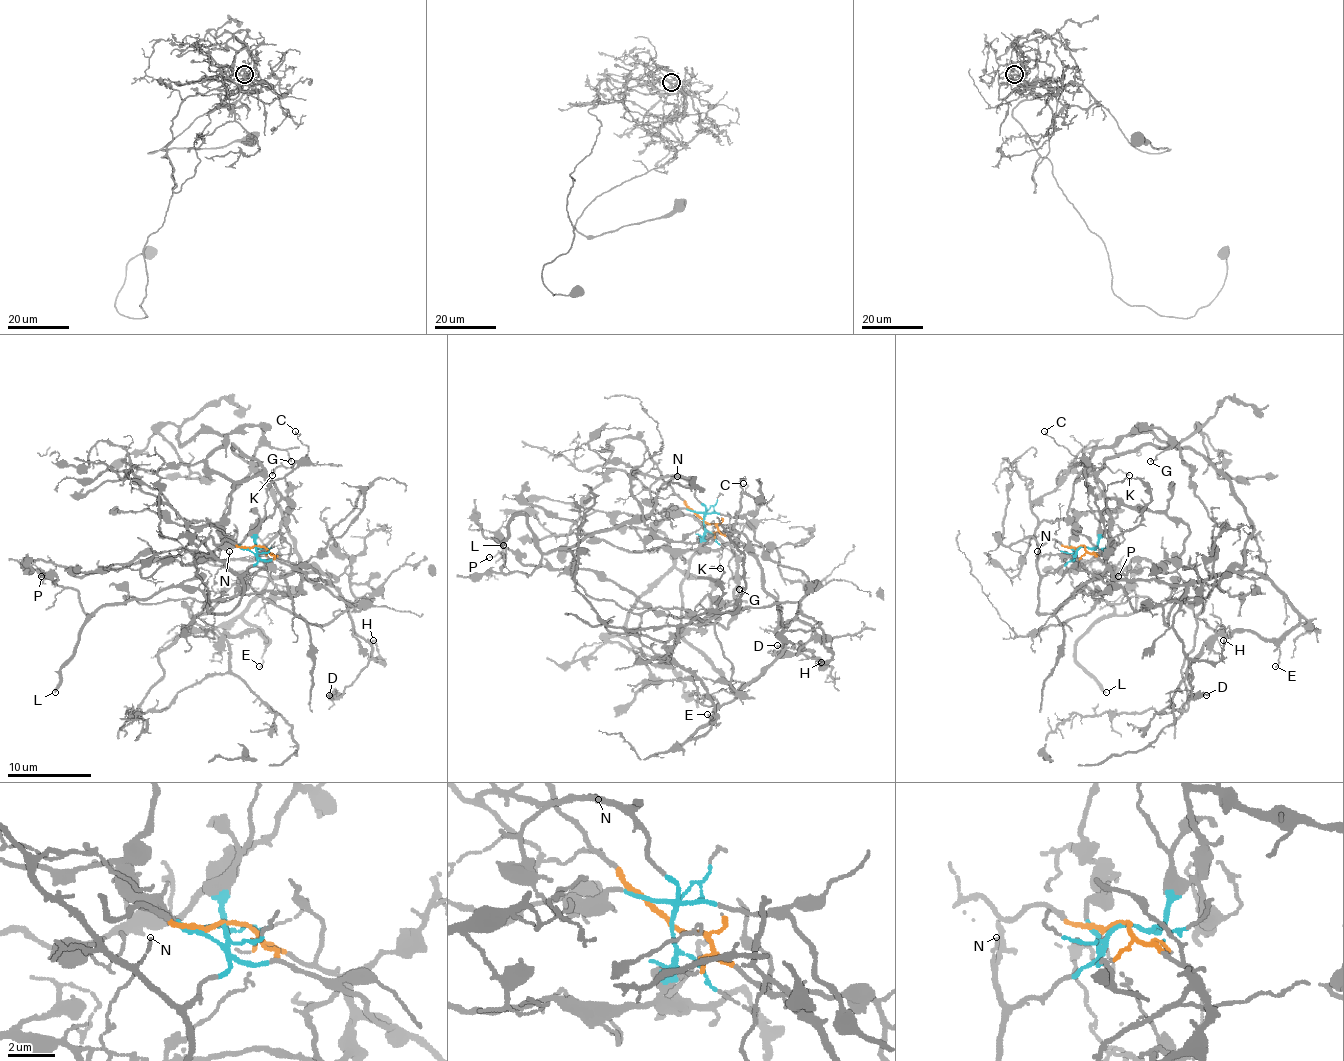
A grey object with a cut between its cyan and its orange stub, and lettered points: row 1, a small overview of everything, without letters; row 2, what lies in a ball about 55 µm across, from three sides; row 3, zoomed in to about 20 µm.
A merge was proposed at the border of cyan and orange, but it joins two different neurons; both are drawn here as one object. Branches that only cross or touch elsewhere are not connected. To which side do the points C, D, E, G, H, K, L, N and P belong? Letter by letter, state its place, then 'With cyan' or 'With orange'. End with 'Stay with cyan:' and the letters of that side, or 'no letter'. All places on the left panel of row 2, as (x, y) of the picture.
C: Place: (295, 431). With cyan
D: Place: (329, 695). With orange
E: Place: (259, 666). With orange
G: Place: (291, 461). With orange
H: Place: (373, 640). With orange
K: Place: (272, 475). With cyan
L: Place: (55, 692). With cyan
N: Place: (229, 551). With cyan
P: Place: (41, 576). With cyan
Stay with cyan: C, K, L, N, P

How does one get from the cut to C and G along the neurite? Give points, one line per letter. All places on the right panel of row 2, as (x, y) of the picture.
C: (1082, 545), (1092, 549), (1096, 545), (1098, 526), (1088, 503), (1086, 466), (1044, 430)
G: (1082, 545), (1167, 585), (1244, 564), (1253, 522), (1196, 451), (1075, 480), (1136, 426), (1171, 445), (1150, 462)

